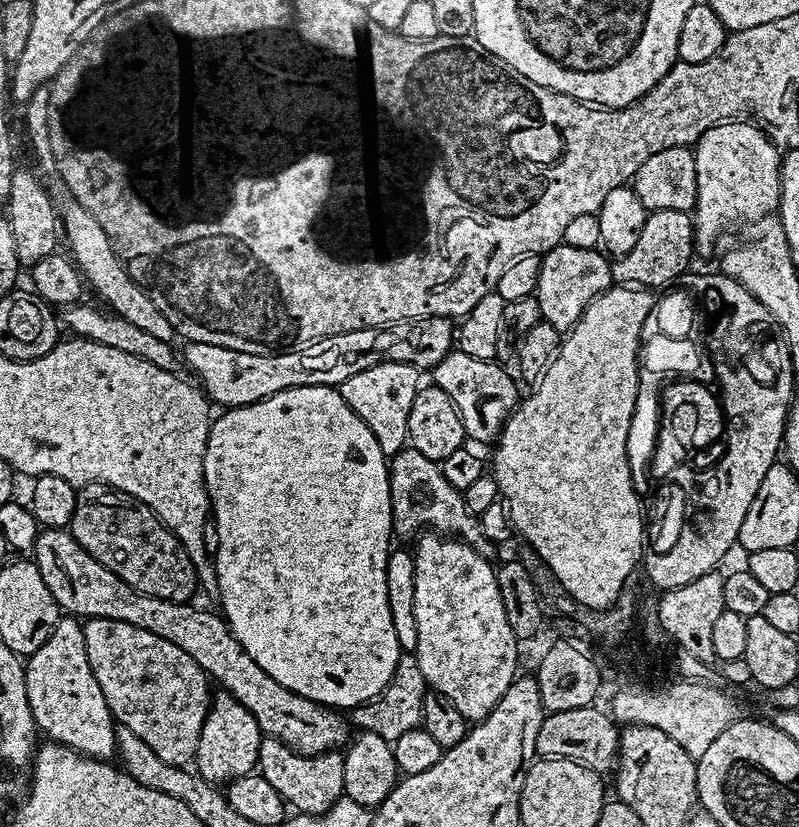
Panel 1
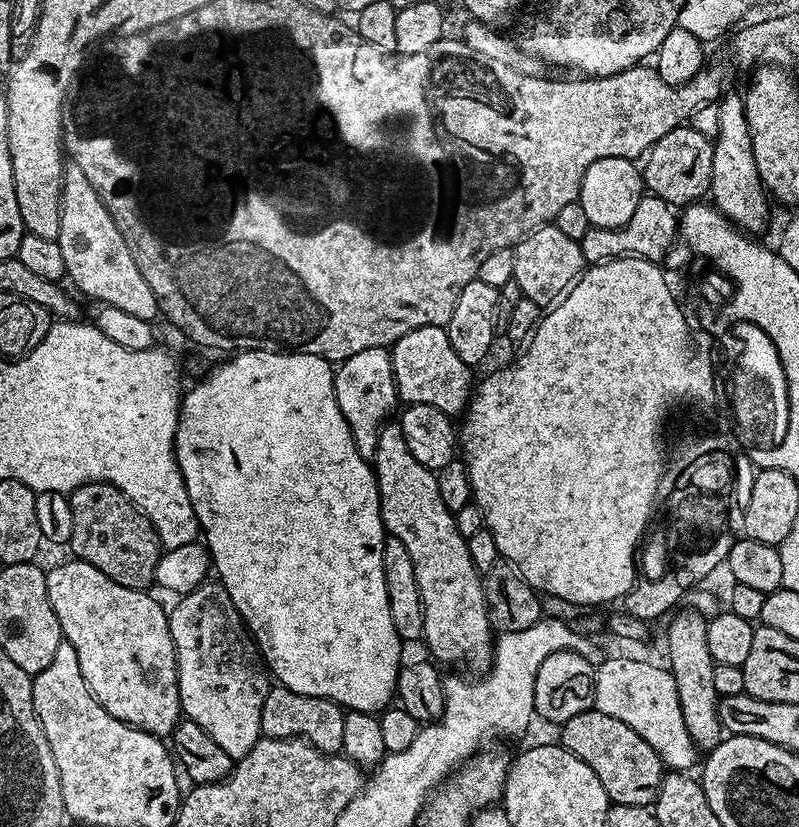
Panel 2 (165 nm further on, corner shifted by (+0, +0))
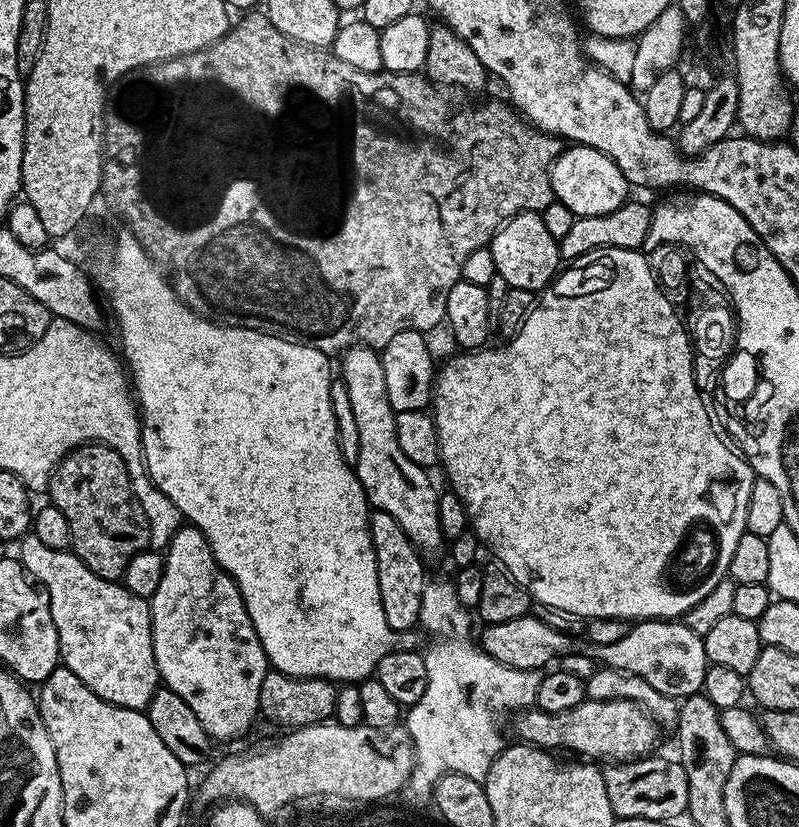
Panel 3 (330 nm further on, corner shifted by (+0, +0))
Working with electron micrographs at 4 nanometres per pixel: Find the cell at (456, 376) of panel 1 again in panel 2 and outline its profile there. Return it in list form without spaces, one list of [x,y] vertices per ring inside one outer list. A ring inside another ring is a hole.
[[[422,326],[418,330],[410,330],[396,343],[391,345],[392,369],[396,379],[396,395],[405,405],[425,404],[434,406],[445,412],[447,416],[456,418],[467,409],[470,397],[474,392],[474,379],[472,380],[473,369],[458,354],[454,354],[454,346],[450,346],[450,338],[444,328],[438,326]]]

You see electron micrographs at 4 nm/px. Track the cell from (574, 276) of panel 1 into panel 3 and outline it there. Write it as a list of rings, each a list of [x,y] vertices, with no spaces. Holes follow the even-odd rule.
[[[519,212],[499,228],[492,239],[496,275],[506,278],[509,288],[539,293],[556,279],[562,268],[560,241],[546,230],[543,215],[538,212]]]

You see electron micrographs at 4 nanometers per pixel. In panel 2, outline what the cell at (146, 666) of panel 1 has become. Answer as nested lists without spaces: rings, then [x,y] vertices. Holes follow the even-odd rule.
[[[68,558],[65,564],[60,564],[57,568],[51,569],[49,567],[47,569],[46,590],[50,598],[50,606],[54,606],[54,614],[58,614],[58,622],[60,623],[63,639],[70,646],[74,646],[74,651],[78,654],[78,666],[82,666],[82,678],[86,678],[86,686],[94,694],[96,701],[110,714],[114,714],[114,718],[118,718],[138,730],[149,732],[151,736],[161,738],[171,737],[172,731],[176,729],[176,725],[179,724],[182,719],[182,713],[180,711],[176,651],[174,650],[174,642],[170,638],[170,626],[168,625],[168,612],[166,608],[163,608],[154,597],[147,596],[149,594],[147,591],[122,586],[118,582],[106,578],[106,574],[102,574],[102,570],[90,566],[84,560],[77,560],[75,558]]]

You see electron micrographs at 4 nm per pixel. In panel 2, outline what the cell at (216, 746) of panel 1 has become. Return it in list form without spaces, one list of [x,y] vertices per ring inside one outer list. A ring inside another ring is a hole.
[[[202,583],[192,593],[181,595],[176,602],[168,612],[168,625],[176,651],[180,711],[187,719],[198,722],[198,726],[202,726],[202,730],[206,730],[206,734],[210,734],[234,762],[241,760],[262,738],[262,702],[266,702],[270,673],[223,584]]]

